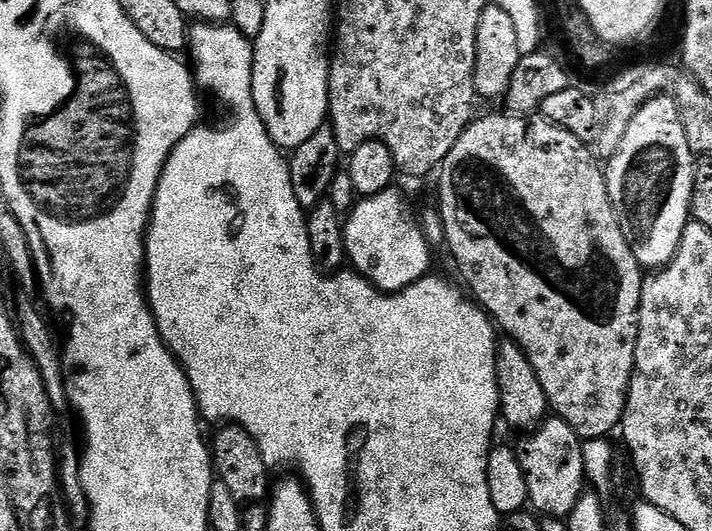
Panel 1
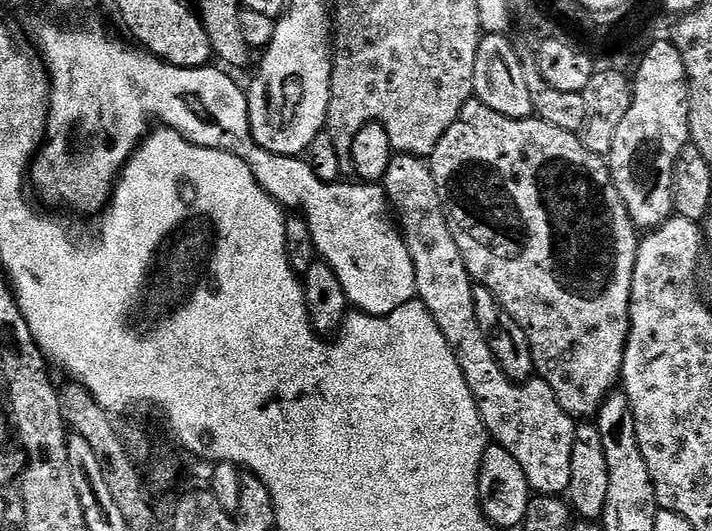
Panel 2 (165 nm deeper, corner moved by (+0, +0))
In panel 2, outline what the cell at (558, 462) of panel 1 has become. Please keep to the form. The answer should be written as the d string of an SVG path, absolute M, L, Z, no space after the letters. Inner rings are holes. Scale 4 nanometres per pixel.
M393 155L382 187L393 213L398 217L398 227L414 262L416 295L420 303L426 306L426 310L430 310L434 322L438 322L442 338L450 342L450 350L454 350L454 358L458 358L458 366L462 366L462 378L466 378L466 386L470 386L470 394L478 406L478 414L489 437L500 444L502 450L514 454L514 459L518 466L522 466L522 474L526 474L526 482L533 493L542 496L560 496L567 493L570 486L570 454L574 450L577 421L568 416L566 410L562 410L558 398L554 398L554 390L550 390L546 381L539 378L523 382L510 380L498 366L486 334L482 334L478 318L474 318L474 281L462 262L462 254L458 250L458 242L454 242L454 234L450 234L444 203L438 194L438 186L429 161L418 156Z

